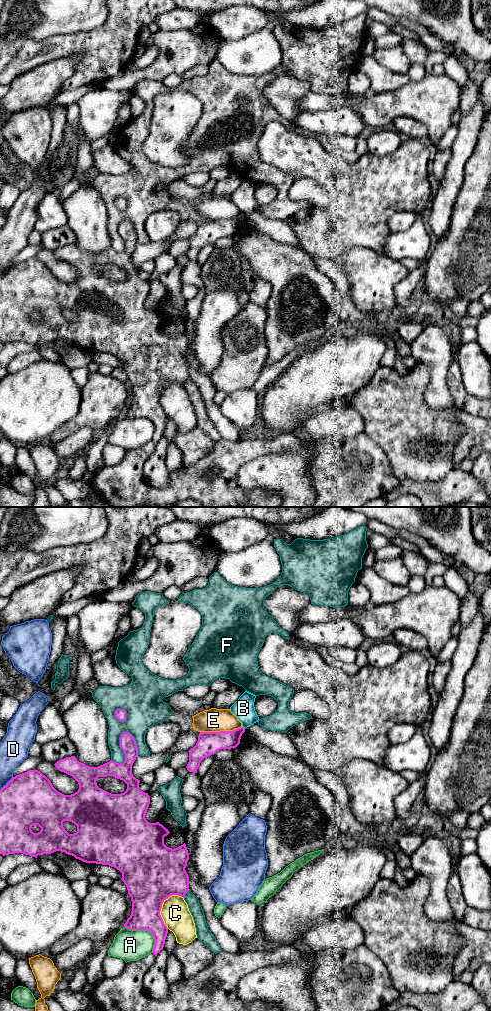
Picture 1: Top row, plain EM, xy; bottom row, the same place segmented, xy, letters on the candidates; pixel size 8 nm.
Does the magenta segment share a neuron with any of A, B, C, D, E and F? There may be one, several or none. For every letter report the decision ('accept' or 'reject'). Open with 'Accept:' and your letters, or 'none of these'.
Accept: none of these
A: reject
B: reject
C: reject
D: reject
E: reject
F: reject

